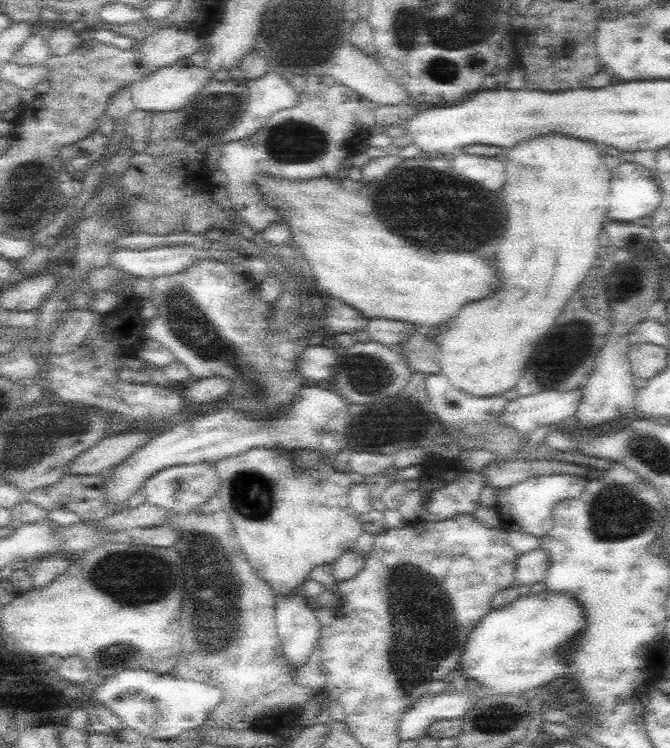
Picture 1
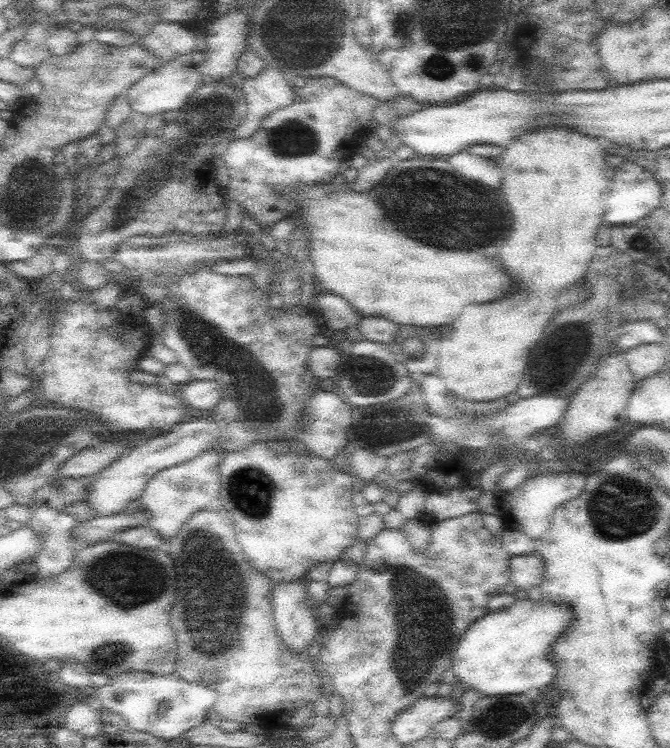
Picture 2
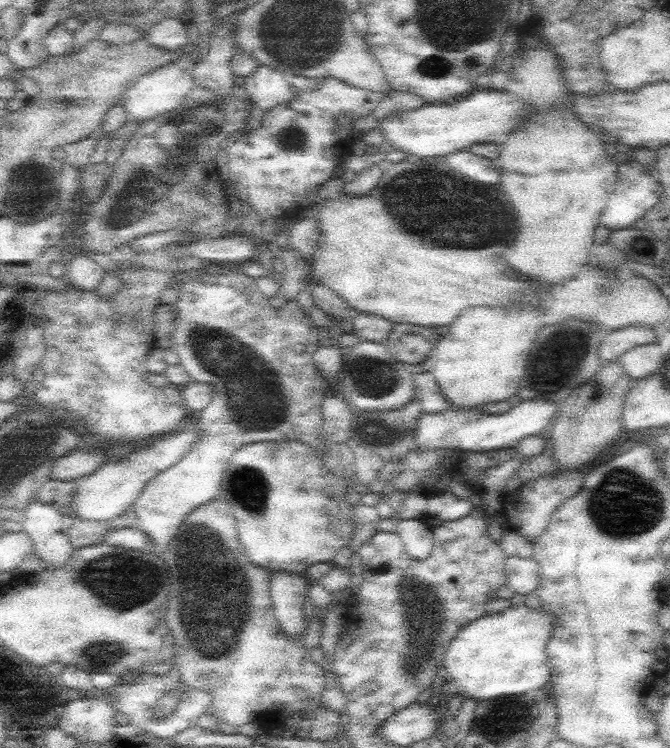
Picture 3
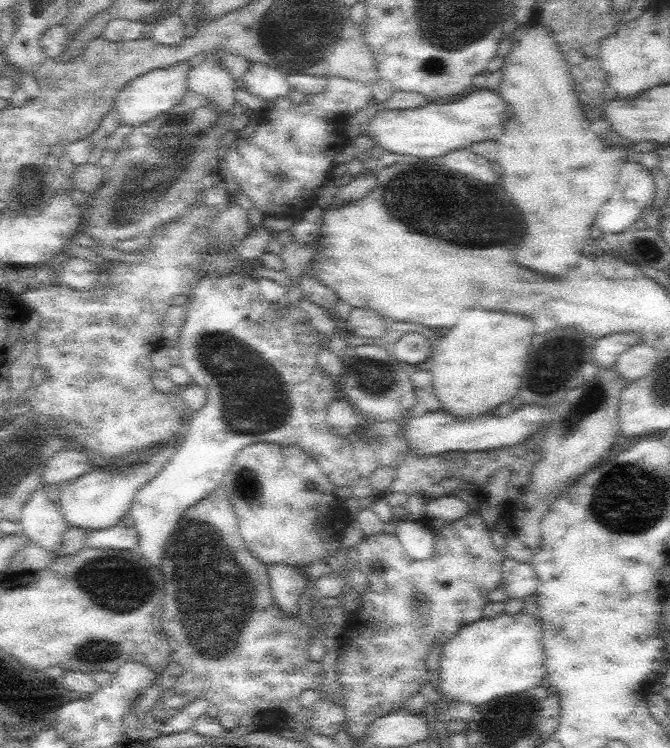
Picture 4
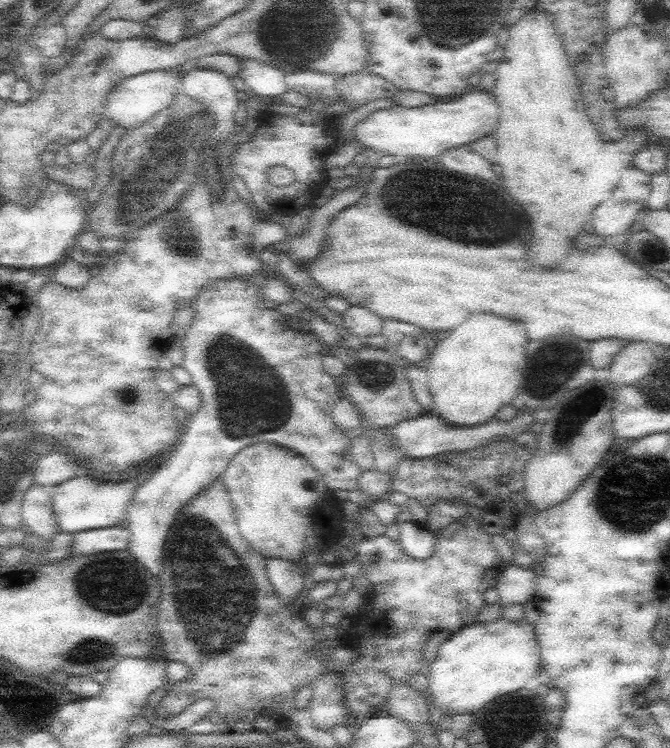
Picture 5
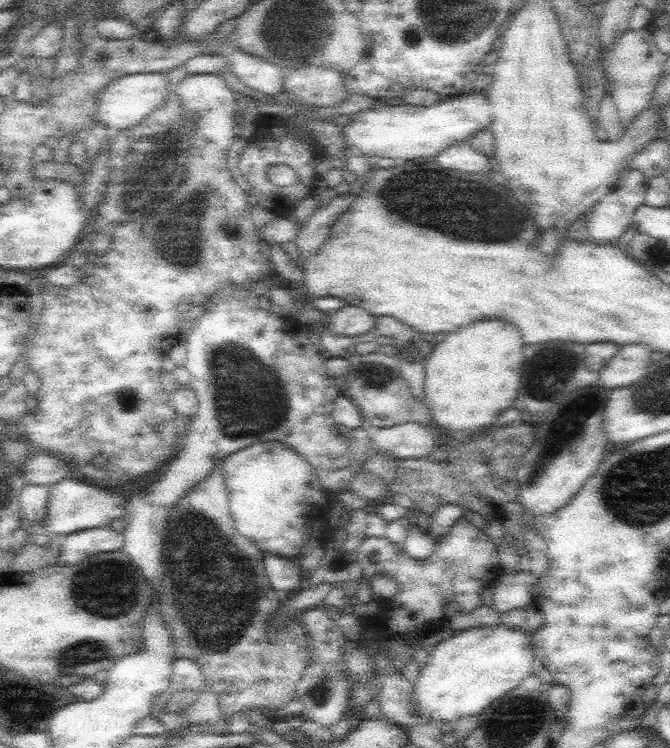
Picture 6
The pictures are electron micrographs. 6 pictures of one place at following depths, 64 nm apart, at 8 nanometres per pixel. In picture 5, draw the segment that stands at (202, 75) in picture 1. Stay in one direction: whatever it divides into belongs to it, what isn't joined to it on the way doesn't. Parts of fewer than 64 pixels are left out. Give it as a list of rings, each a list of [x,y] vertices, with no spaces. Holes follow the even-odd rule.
[[[181,66],[169,72],[143,72],[143,74],[125,78],[107,94],[103,118],[111,120],[111,124],[115,124],[117,128],[127,128],[127,130],[139,128],[153,114],[161,112],[171,104],[179,86],[181,86]]]

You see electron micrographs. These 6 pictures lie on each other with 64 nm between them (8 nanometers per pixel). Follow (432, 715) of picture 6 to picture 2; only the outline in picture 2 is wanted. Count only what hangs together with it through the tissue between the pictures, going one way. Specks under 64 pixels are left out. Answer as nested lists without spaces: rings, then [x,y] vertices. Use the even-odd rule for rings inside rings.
[[[529,598],[525,600],[515,600],[505,610],[495,610],[487,612],[483,618],[475,620],[461,640],[457,640],[455,650],[451,652],[451,672],[449,680],[457,680],[463,688],[463,692],[477,692],[481,696],[517,696],[517,694],[533,694],[537,690],[547,692],[553,678],[555,678],[555,664],[551,660],[551,646],[561,636],[561,632],[569,626],[573,620],[571,610],[563,604],[549,604],[549,602],[531,602]]]

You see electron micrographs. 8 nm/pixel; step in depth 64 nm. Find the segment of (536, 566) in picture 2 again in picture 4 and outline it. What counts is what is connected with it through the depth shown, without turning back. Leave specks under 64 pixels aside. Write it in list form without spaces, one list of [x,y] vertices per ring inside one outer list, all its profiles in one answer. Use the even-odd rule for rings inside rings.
[[[505,558],[501,564],[501,590],[507,594],[509,600],[525,600],[537,592],[539,578],[533,564],[515,562],[513,558]]]

